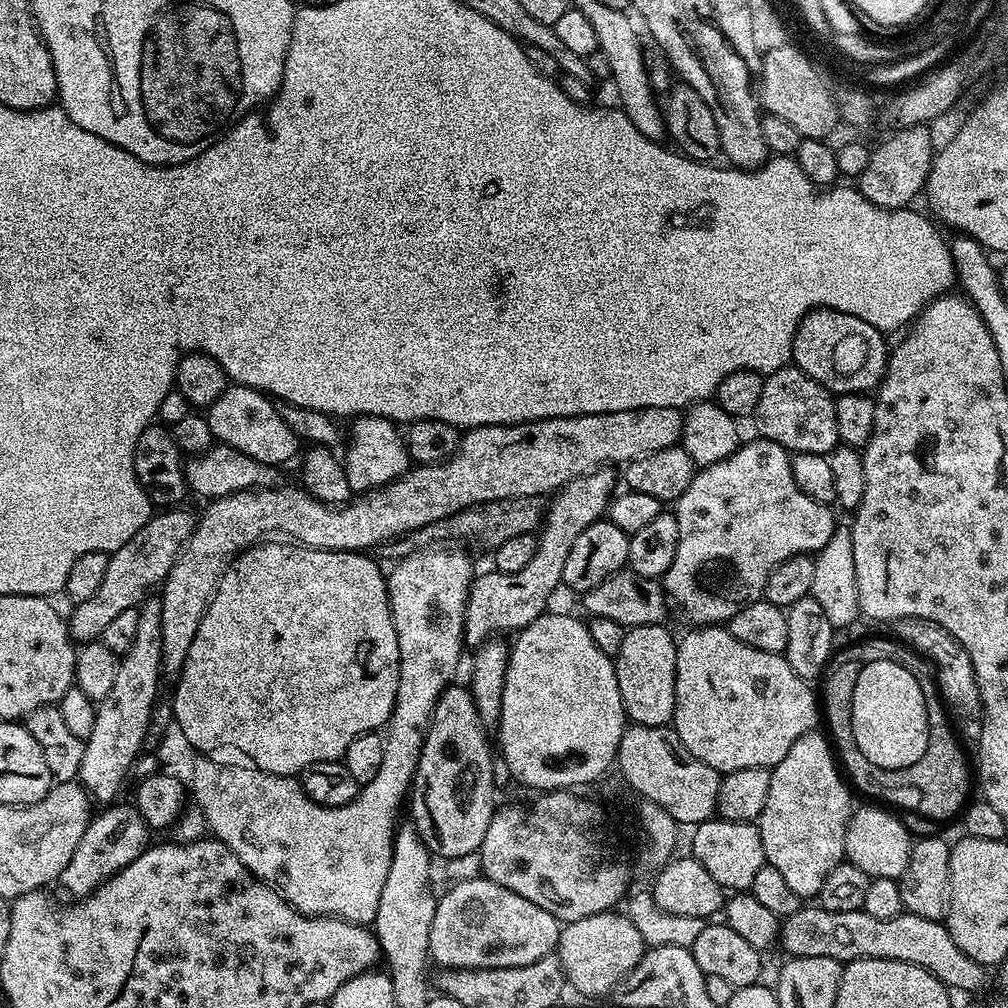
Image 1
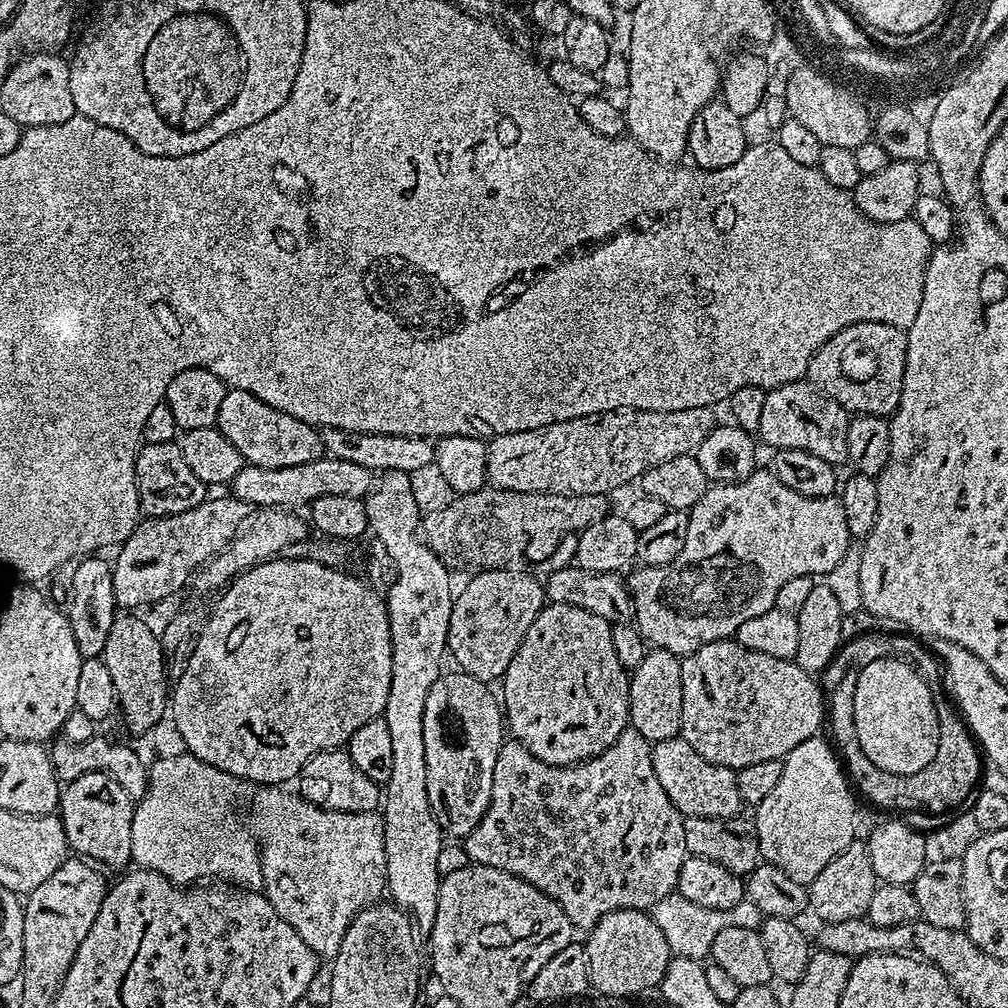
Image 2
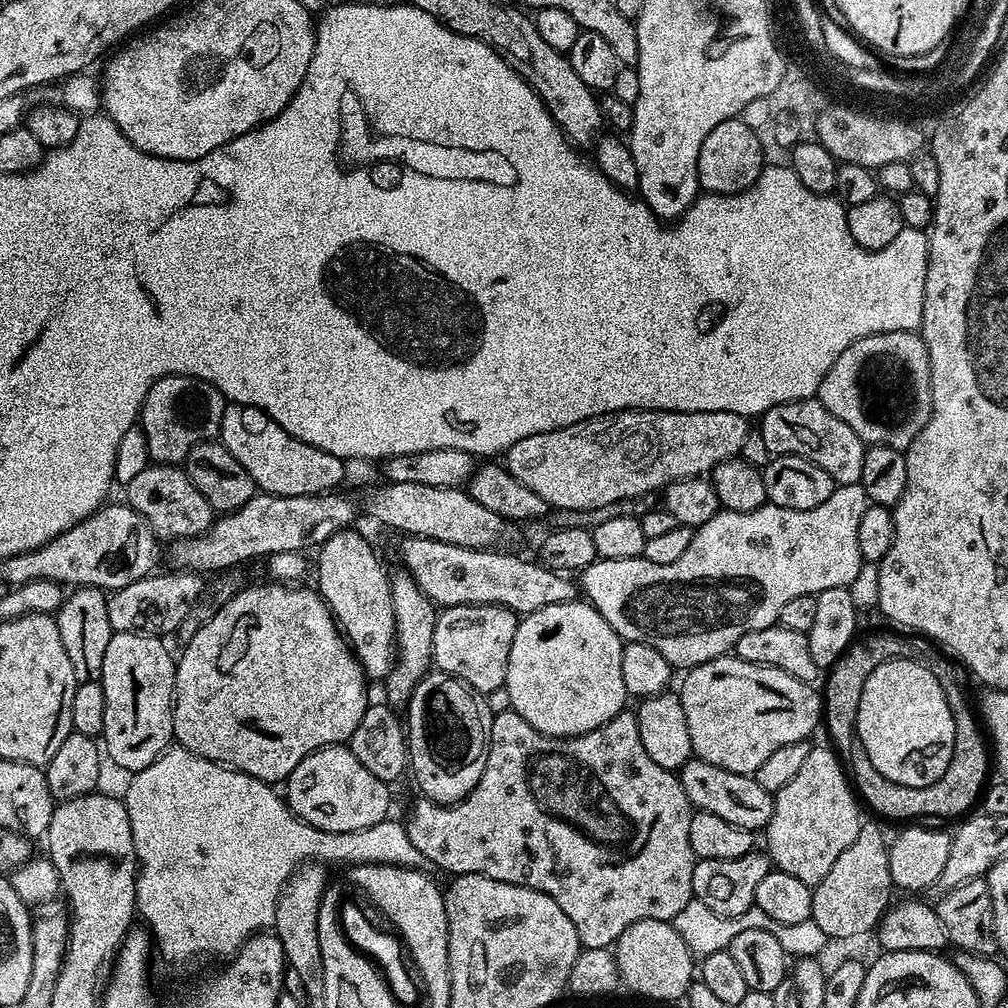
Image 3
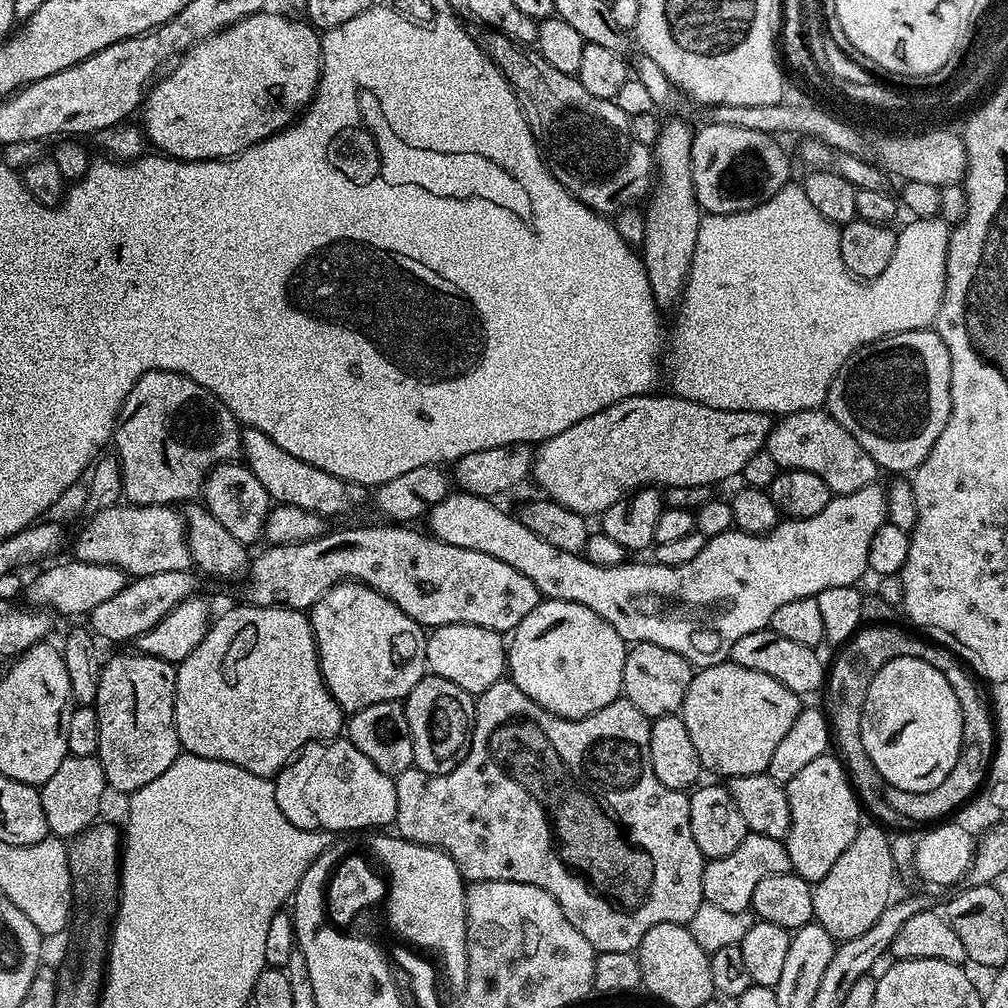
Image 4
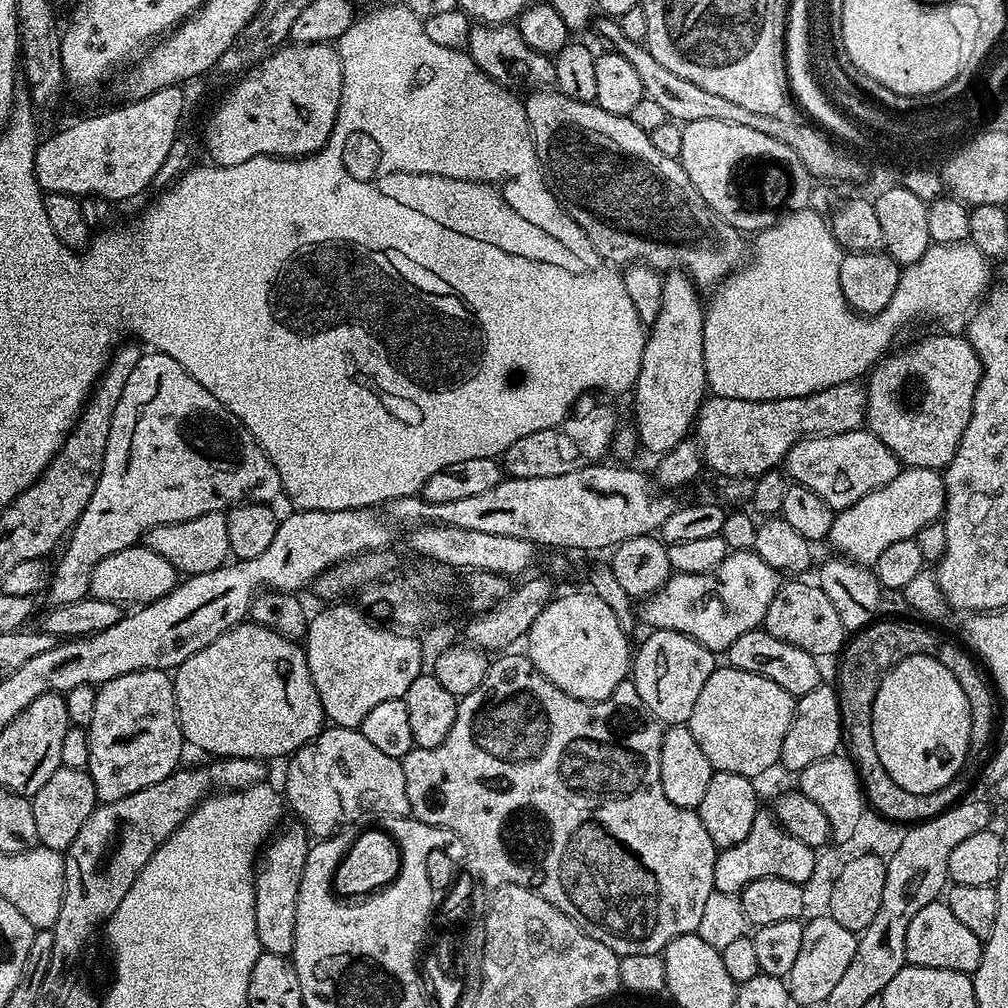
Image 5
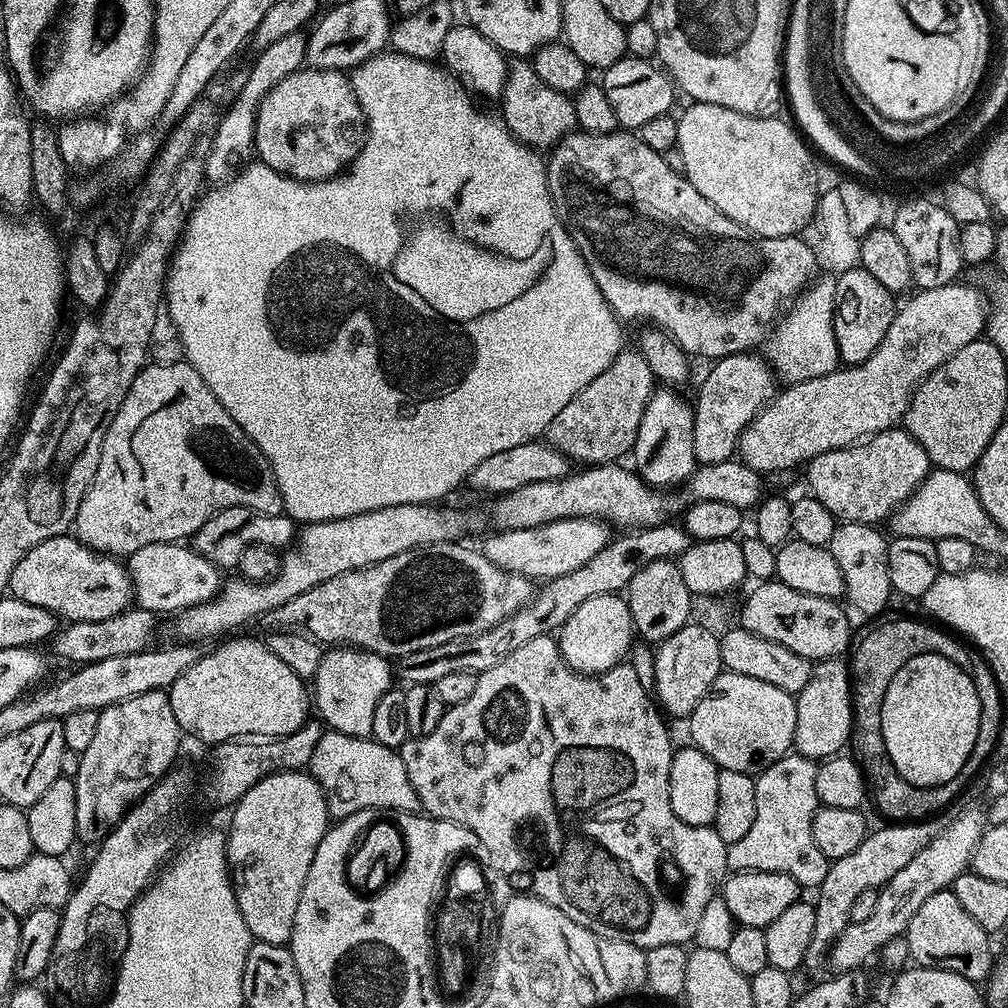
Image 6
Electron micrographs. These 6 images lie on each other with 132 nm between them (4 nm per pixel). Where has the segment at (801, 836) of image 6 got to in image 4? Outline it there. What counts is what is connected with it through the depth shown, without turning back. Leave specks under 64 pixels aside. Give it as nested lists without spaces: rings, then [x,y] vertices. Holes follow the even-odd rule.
[[[749,832],[733,852],[726,854],[726,858],[709,860],[705,863],[702,874],[703,903],[713,904],[722,910],[730,910],[730,914],[747,912],[752,906],[754,886],[758,886],[762,878],[770,878],[774,874],[786,874],[791,871],[790,854],[786,854],[783,840]]]

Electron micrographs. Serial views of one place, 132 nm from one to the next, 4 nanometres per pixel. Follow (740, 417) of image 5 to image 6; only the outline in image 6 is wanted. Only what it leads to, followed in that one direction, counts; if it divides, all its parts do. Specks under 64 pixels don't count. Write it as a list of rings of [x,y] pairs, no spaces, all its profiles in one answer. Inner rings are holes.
[[[957,282],[947,284],[946,286],[938,286],[937,288],[921,288],[915,293],[917,296],[909,295],[905,304],[901,303],[896,310],[896,317],[890,322],[890,330],[886,330],[886,338],[882,338],[882,342],[878,346],[878,350],[874,350],[874,354],[870,354],[870,358],[866,358],[866,362],[861,364],[849,364],[841,367],[839,370],[833,370],[830,374],[822,374],[818,378],[810,378],[809,380],[800,380],[796,384],[788,384],[784,389],[777,391],[772,397],[770,403],[764,405],[764,409],[746,426],[746,430],[740,436],[738,445],[739,459],[743,460],[746,466],[753,468],[755,472],[767,474],[774,470],[793,470],[799,469],[798,466],[807,465],[809,460],[813,460],[818,454],[829,452],[830,450],[838,450],[839,448],[849,448],[851,444],[857,443],[869,436],[885,432],[887,428],[895,428],[901,423],[908,409],[908,404],[912,400],[912,396],[916,392],[916,387],[920,385],[925,378],[936,369],[939,364],[946,362],[946,358],[950,358],[958,350],[962,350],[962,346],[966,346],[970,342],[981,339],[982,333],[988,327],[988,313],[990,311],[990,300],[987,295],[984,296],[976,288],[971,288],[968,284]]]

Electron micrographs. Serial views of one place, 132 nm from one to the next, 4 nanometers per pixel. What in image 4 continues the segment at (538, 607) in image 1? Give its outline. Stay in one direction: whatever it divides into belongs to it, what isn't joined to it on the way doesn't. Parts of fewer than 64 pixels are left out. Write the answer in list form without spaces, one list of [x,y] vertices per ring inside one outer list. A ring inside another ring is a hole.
[[[451,624],[431,629],[426,636],[426,662],[428,672],[433,676],[446,678],[462,690],[479,694],[490,690],[494,682],[505,679],[508,653],[503,635],[482,626]]]

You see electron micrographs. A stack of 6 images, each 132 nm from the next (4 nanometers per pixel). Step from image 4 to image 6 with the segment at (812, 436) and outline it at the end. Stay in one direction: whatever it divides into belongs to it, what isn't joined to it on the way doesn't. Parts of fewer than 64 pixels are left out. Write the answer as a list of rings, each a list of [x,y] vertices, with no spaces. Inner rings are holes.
[[[897,426],[851,444],[849,448],[818,454],[813,460],[808,461],[806,471],[807,491],[818,502],[822,502],[822,506],[826,506],[826,510],[830,510],[830,514],[834,514],[837,521],[880,526],[883,525],[883,520],[885,523],[886,517],[895,512],[912,495],[912,491],[928,477],[930,465],[926,450],[922,450],[920,443],[905,432],[903,427]]]

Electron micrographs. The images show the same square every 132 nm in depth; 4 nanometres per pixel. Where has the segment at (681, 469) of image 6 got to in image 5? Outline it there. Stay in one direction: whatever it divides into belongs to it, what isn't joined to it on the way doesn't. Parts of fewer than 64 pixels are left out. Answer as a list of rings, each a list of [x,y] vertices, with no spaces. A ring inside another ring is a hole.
[[[669,271],[663,277],[661,306],[658,309],[657,317],[654,318],[650,327],[647,329],[644,337],[644,349],[642,350],[642,358],[640,359],[640,369],[638,370],[638,378],[634,385],[634,393],[636,392],[636,424],[634,423],[634,431],[638,437],[642,448],[648,452],[656,452],[655,454],[663,454],[670,451],[674,446],[678,446],[689,435],[690,429],[695,425],[696,415],[700,413],[700,405],[706,399],[706,393],[709,391],[708,379],[706,378],[706,366],[704,365],[704,310],[705,305],[700,304],[701,293],[698,291],[697,285],[693,284],[691,276],[683,271]]]

